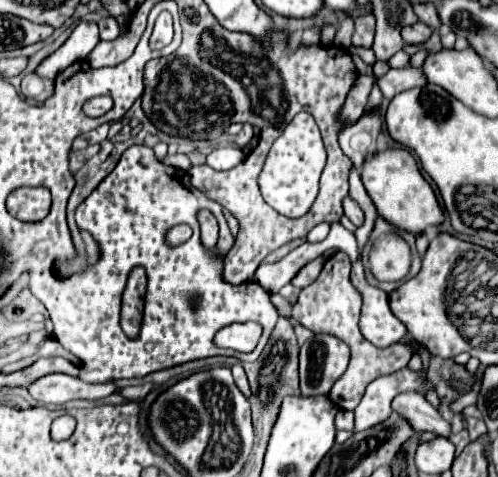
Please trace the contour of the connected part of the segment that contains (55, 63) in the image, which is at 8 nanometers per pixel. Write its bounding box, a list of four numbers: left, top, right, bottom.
[37,21,99,79]

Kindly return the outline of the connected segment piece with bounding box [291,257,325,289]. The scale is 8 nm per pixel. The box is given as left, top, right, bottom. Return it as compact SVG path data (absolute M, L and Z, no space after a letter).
M317 257L317 259L313 259L311 263L307 263L305 267L301 267L301 271L291 279L291 285L299 287L299 289L311 285L311 283L317 279L317 275L321 273L323 263L325 263L325 257Z

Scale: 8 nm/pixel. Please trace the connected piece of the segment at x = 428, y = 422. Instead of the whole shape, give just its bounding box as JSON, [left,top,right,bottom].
[391,391,451,439]

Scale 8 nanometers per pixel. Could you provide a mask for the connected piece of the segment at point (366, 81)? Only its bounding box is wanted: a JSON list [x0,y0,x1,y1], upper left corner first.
[341,75,373,121]

